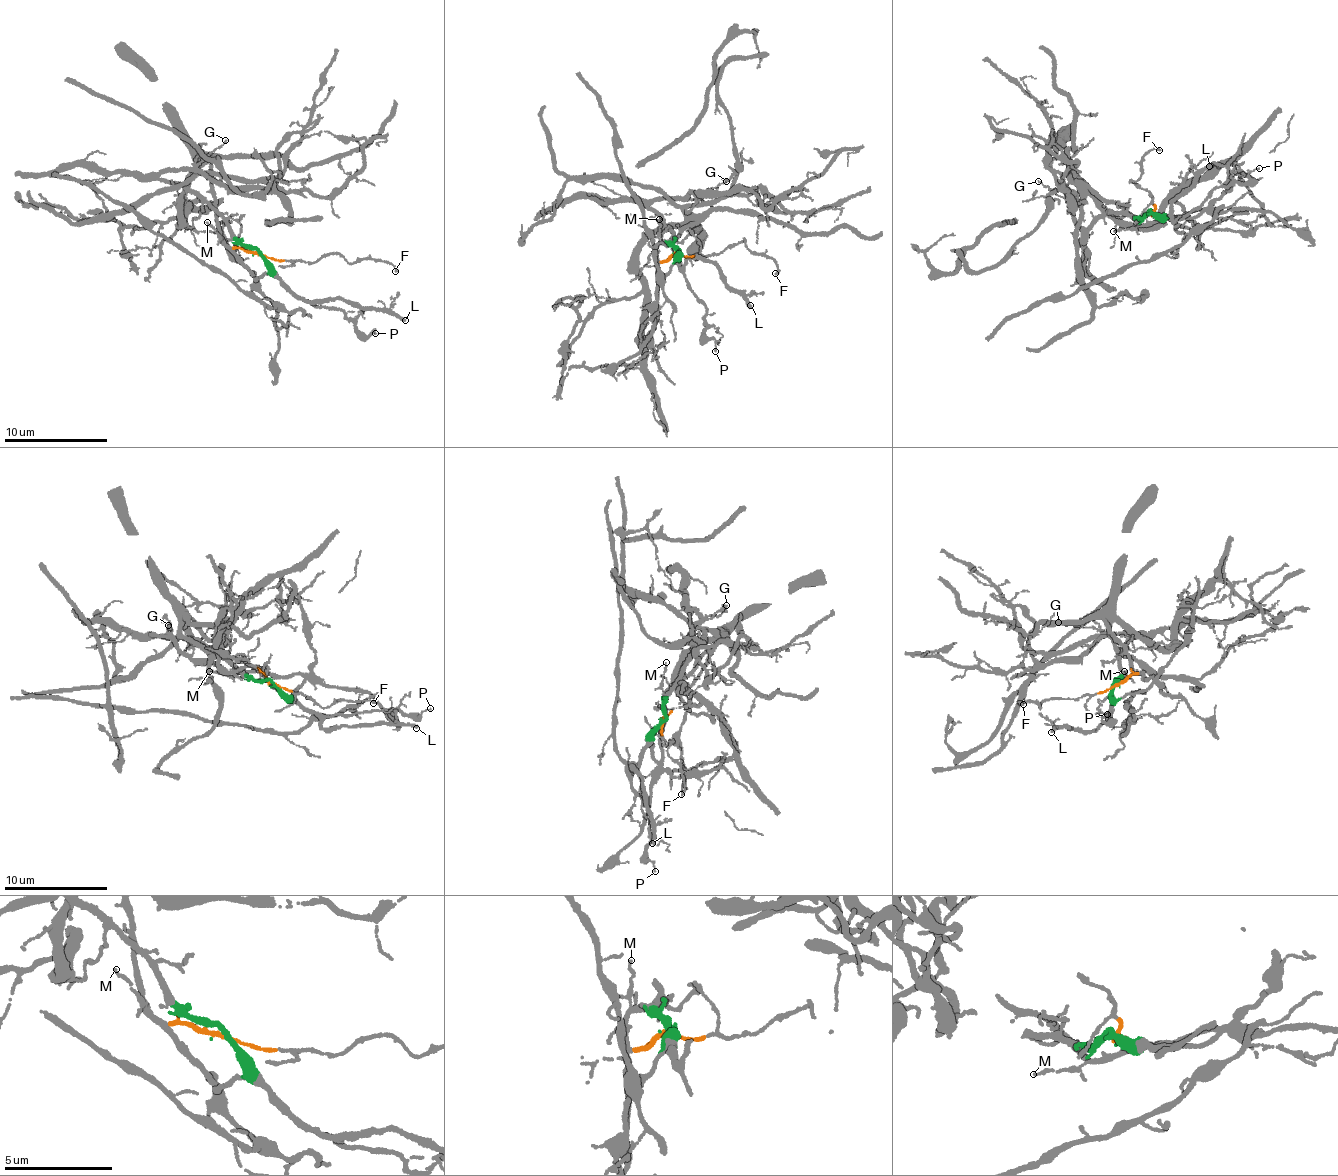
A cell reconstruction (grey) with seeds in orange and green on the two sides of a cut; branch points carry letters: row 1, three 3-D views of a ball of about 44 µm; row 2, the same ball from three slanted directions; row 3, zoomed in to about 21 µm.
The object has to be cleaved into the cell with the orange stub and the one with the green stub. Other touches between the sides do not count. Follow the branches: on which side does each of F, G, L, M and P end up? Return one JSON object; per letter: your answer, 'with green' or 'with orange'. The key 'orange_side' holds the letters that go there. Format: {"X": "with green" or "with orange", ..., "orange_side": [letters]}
{"F": "with orange", "G": "with green", "L": "with green", "M": "with orange", "P": "with green", "orange_side": ["F", "M"]}

